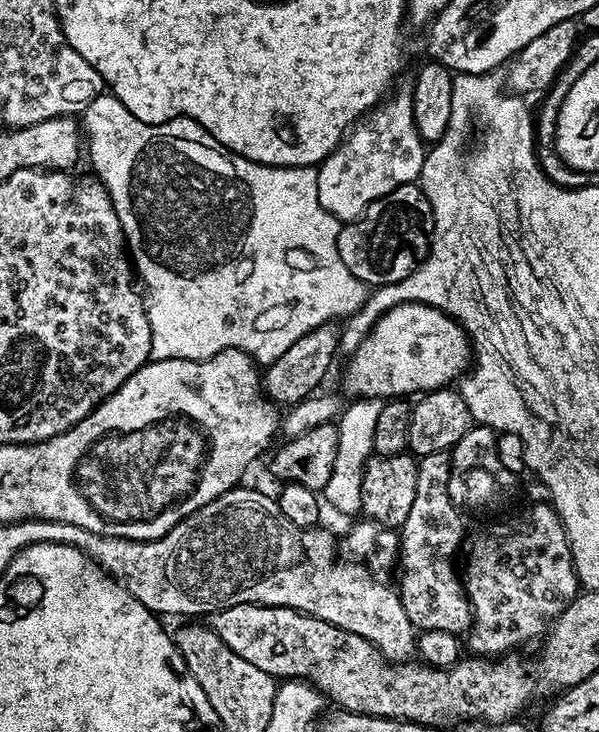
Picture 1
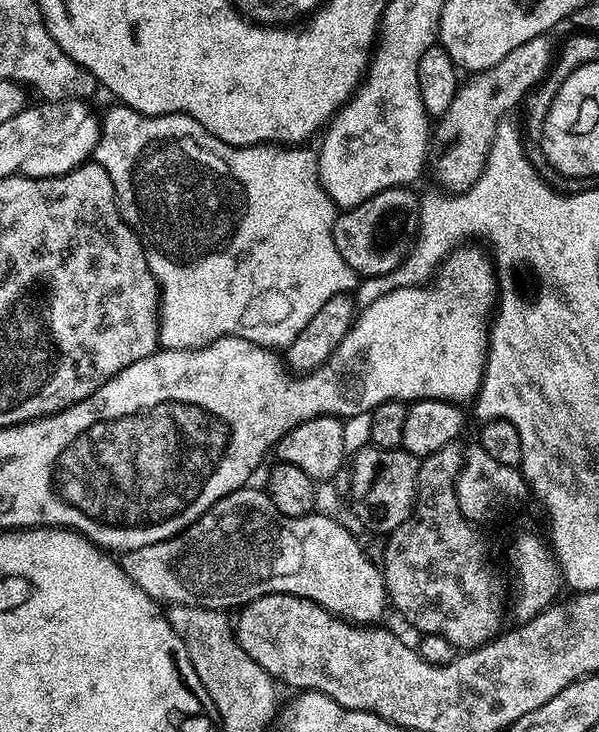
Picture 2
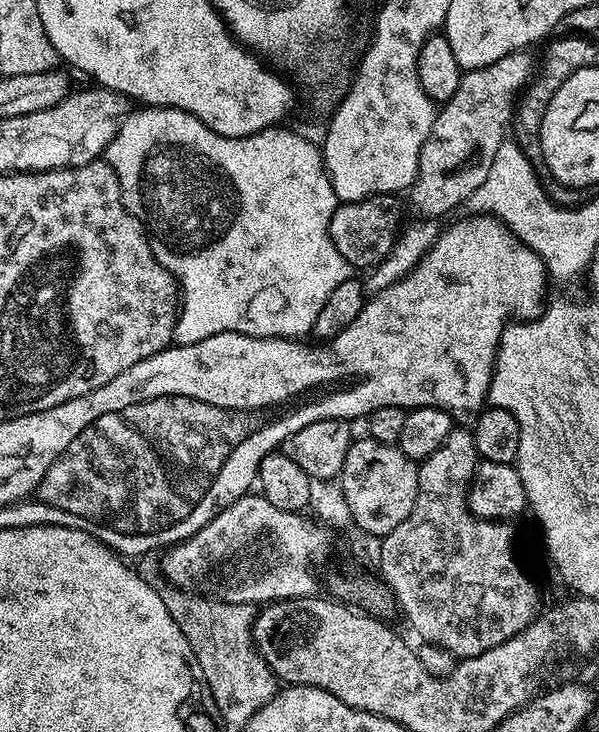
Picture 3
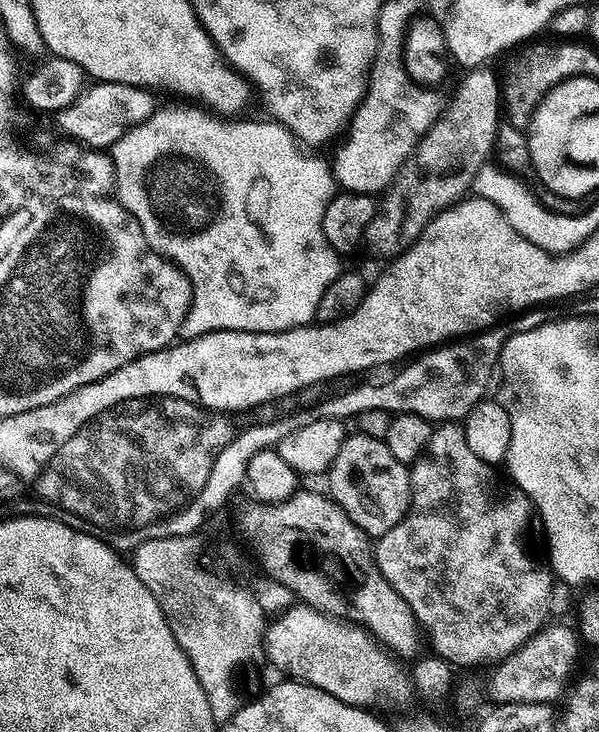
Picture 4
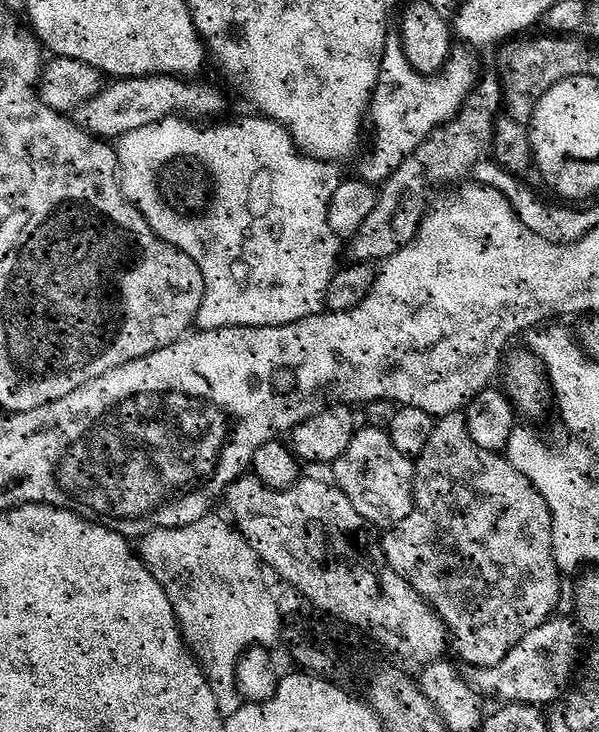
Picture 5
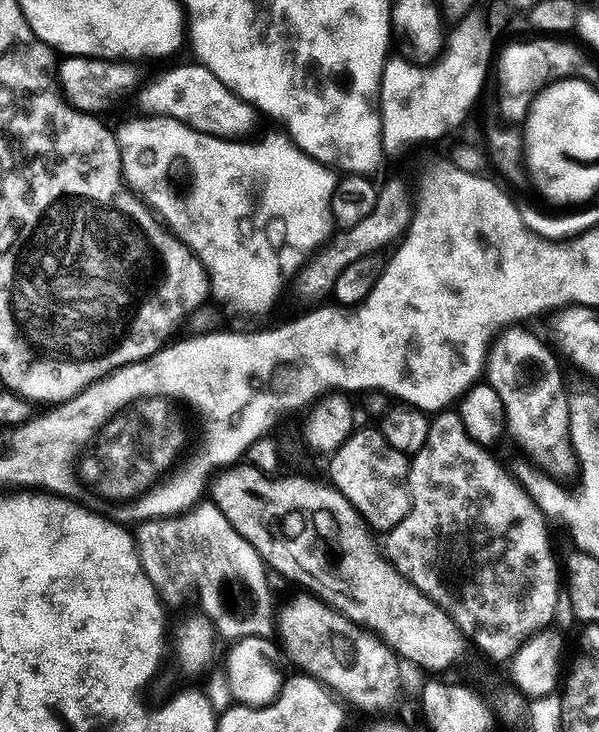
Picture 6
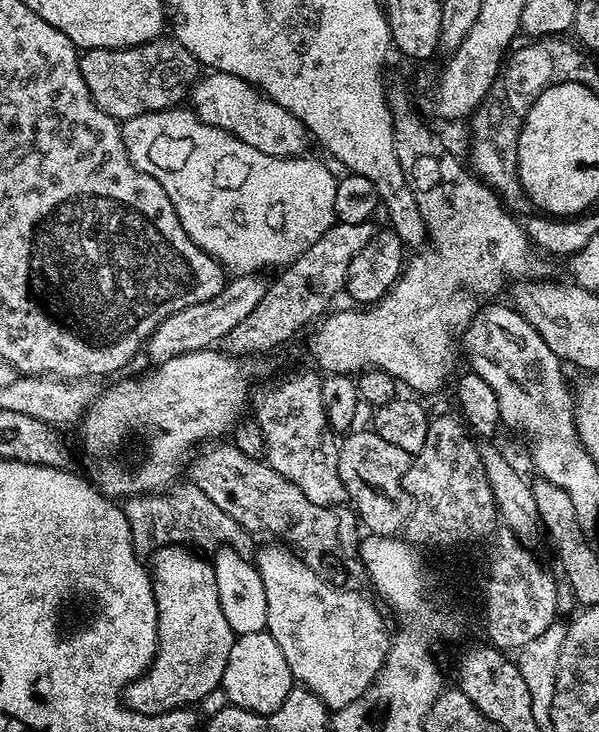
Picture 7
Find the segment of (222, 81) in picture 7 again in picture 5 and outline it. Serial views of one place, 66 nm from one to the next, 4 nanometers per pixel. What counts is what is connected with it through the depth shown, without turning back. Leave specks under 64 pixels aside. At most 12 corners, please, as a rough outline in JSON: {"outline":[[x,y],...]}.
{"outline":[[180,74],[118,78],[83,105],[119,138],[166,116],[216,116],[224,96]]}

